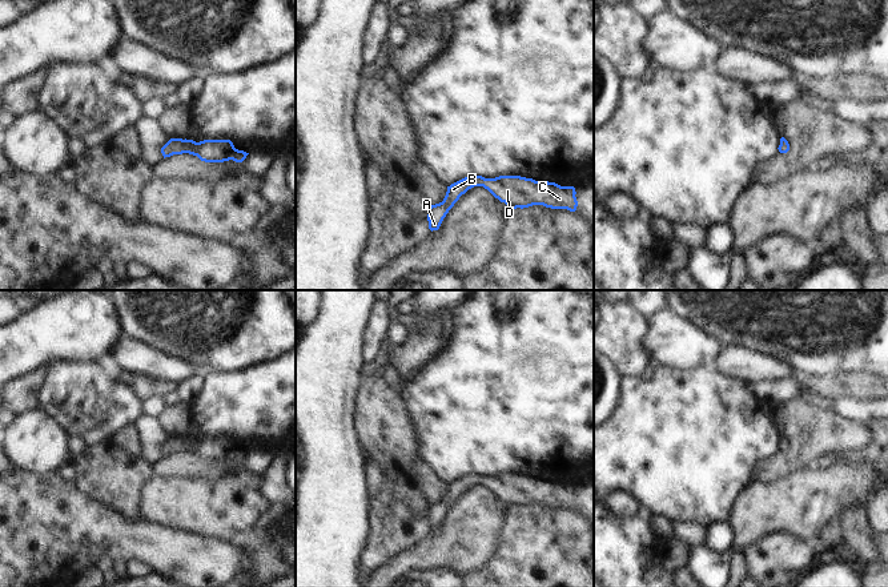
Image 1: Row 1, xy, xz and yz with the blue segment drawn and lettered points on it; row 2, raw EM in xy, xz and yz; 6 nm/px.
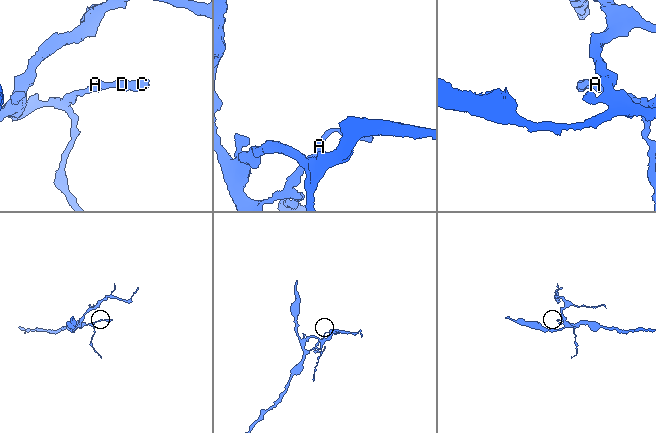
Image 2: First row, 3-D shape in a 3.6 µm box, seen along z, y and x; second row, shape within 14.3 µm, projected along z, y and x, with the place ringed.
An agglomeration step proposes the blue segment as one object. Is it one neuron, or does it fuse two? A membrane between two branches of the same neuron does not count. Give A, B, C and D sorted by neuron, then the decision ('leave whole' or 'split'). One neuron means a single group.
A B C D; leave whole

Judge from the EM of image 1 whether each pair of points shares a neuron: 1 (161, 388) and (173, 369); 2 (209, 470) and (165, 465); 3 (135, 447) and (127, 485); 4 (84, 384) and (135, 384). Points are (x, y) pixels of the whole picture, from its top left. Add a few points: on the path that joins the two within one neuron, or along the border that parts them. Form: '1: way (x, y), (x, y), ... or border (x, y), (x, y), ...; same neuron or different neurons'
1: border (135, 374), (169, 380), (177, 384); different neurons
2: way (199, 470), (183, 470), (176, 465); same neuron
3: border (111, 438), (137, 457); different neurons
4: border (125, 381), (141, 398); different neurons

